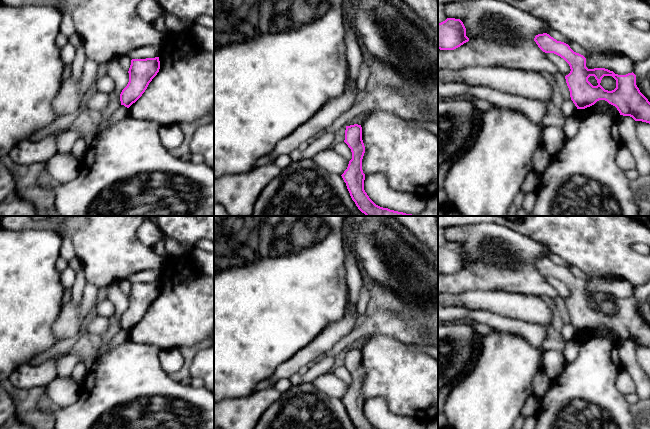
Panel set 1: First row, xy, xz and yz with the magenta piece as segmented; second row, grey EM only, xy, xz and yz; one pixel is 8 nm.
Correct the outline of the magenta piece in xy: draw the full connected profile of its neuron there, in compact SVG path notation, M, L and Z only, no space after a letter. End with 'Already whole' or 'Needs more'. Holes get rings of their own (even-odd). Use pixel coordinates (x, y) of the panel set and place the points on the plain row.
M159 281L132 283L129 292L129 306L120 318L121 329L129 332L145 316L149 307L160 293Z. Already whole

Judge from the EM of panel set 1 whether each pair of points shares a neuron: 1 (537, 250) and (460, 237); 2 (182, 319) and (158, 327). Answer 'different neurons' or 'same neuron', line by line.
1: same neuron
2: same neuron

